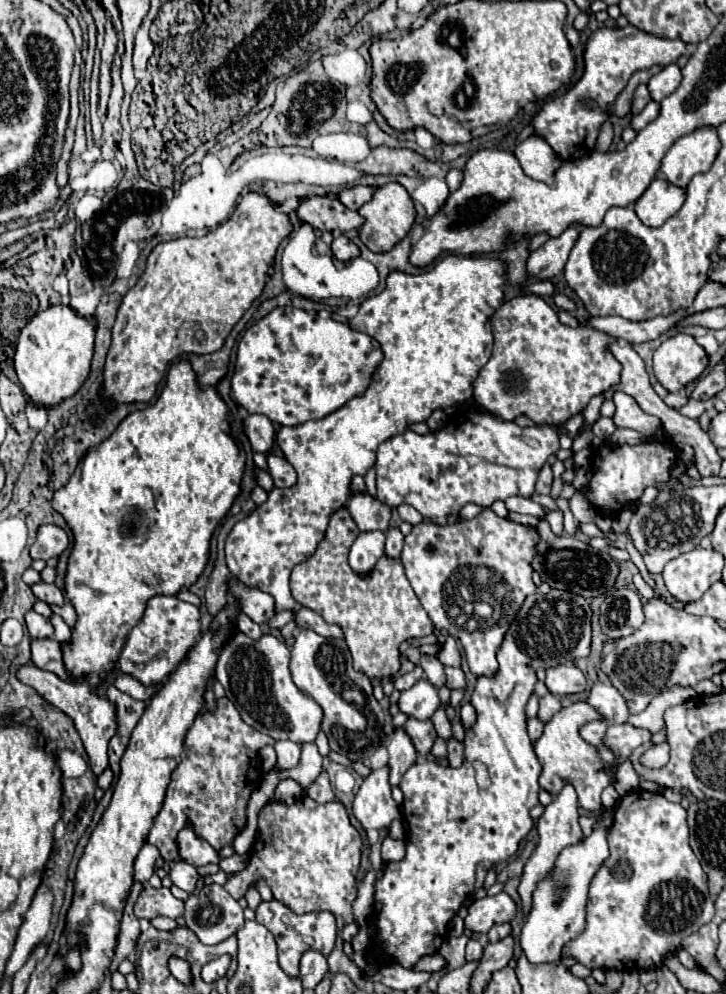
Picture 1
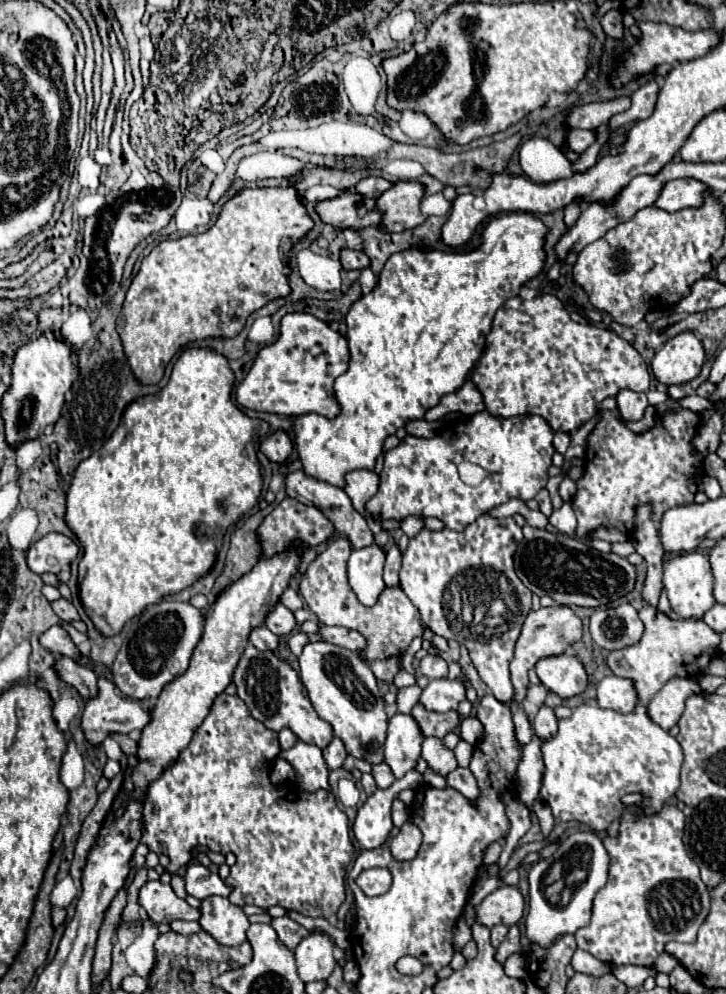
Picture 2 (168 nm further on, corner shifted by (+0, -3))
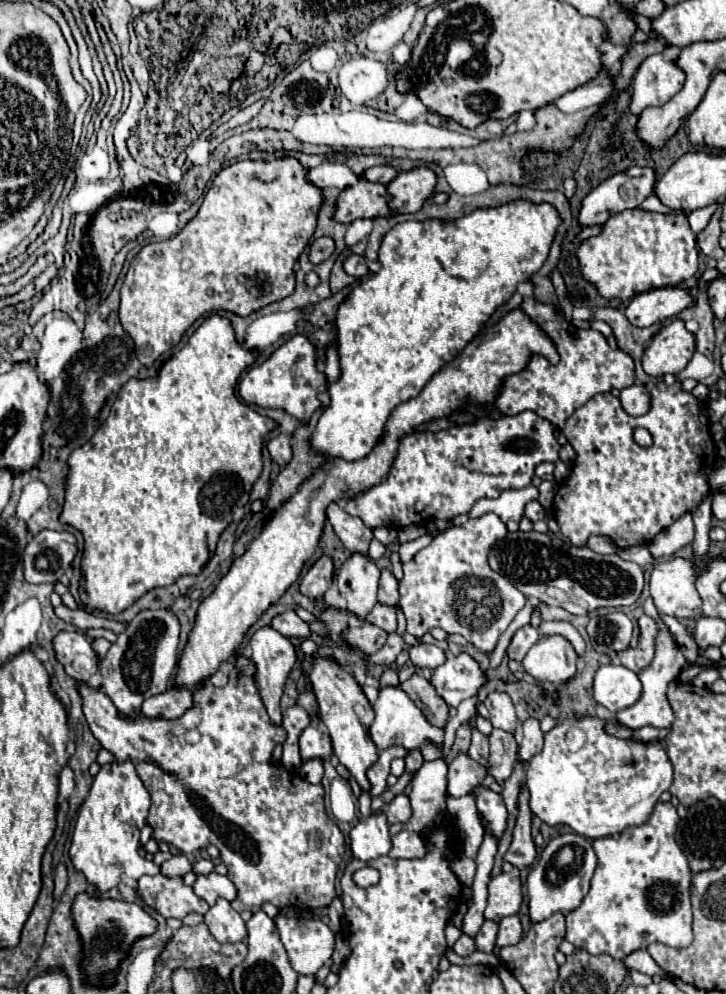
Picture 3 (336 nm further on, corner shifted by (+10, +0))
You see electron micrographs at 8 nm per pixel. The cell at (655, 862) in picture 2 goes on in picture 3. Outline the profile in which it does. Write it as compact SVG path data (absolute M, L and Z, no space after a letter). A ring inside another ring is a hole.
M658 802L650 820L644 826L628 828L618 836L594 840L598 866L592 876L590 892L582 904L566 914L566 940L588 954L608 954L624 960L634 950L644 950L652 942L662 942L672 948L684 948L692 942L692 904L690 904L690 868L682 850L676 846L674 834L678 814L672 802Z

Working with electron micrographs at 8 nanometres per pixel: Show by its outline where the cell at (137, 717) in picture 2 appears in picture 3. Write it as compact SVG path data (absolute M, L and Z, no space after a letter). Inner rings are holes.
M168 688L164 694L156 694L156 698L148 698L142 706L142 718L164 718L174 720L180 718L192 706L192 692Z

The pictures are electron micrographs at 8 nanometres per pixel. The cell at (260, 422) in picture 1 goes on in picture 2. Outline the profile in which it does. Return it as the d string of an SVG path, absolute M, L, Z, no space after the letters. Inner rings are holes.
M276 431L268 437L264 437L260 443L260 451L274 463L284 463L290 457L292 449L294 449L292 439L284 431Z

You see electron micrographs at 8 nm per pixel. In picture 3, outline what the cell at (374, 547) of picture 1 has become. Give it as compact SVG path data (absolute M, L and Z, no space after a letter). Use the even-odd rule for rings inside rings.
M352 552L350 558L336 572L336 584L340 594L348 602L348 612L354 612L358 618L364 618L376 604L380 570L376 564L360 554Z

